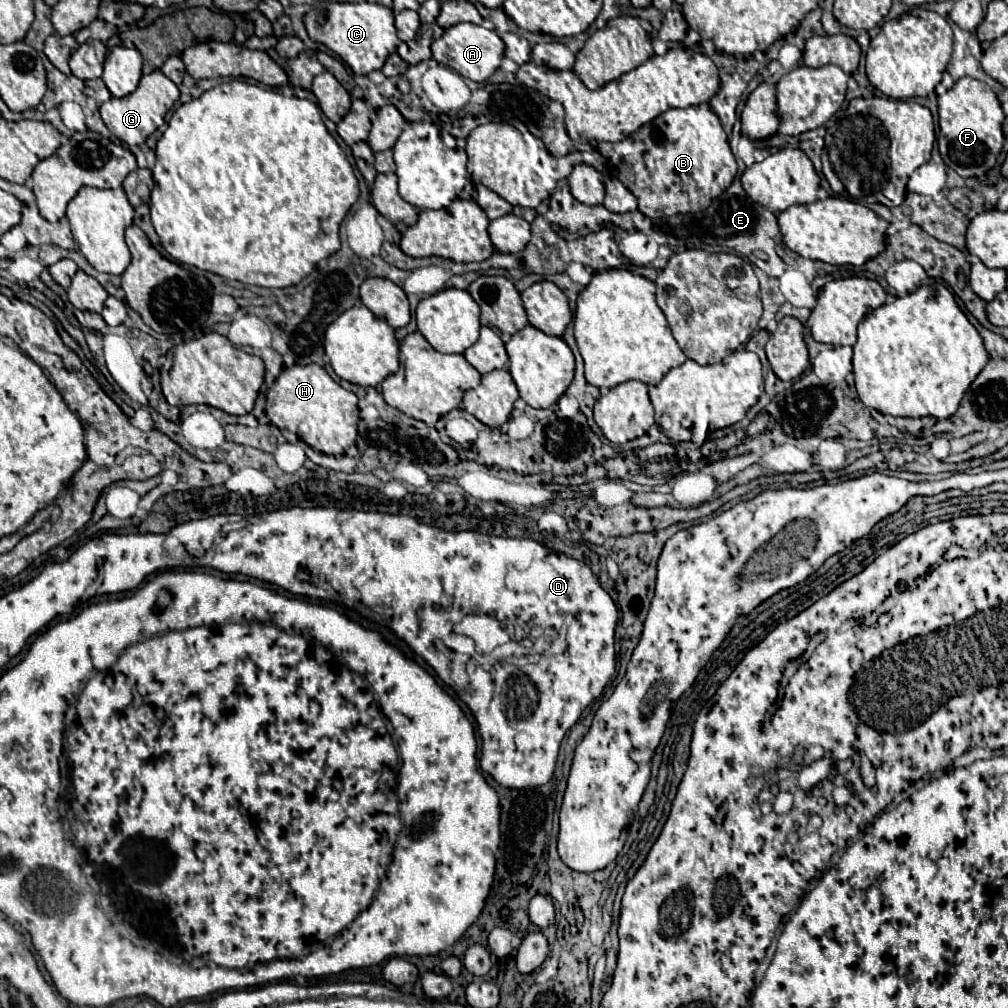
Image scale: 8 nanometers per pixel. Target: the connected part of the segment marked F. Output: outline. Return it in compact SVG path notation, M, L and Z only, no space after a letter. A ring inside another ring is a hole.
M962 77L954 83L952 89L948 89L944 95L938 97L938 149L942 155L942 161L954 169L960 177L982 177L994 163L1002 149L1002 121L1004 113L998 103L996 93L990 89L990 85L972 79Z

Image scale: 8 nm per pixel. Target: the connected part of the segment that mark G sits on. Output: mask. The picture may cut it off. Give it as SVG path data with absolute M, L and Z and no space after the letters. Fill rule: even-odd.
M152 71L148 75L142 75L140 85L134 93L122 97L122 99L108 99L106 103L100 105L100 115L102 121L106 123L106 127L124 143L128 145L142 145L146 141L146 137L150 133L154 133L158 129L158 125L162 125L164 115L168 113L168 109L178 101L180 91L178 87L162 73L162 71Z

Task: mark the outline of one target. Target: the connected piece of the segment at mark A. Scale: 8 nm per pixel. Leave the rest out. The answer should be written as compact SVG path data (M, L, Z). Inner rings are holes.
M458 23L448 27L444 35L432 43L432 57L438 63L454 69L462 77L468 77L472 81L486 81L500 67L500 61L504 57L504 43L496 35L496 31L484 29L474 23Z

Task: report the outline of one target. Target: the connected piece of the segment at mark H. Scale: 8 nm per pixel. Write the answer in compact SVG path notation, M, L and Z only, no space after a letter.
M320 365L286 367L274 385L266 391L266 415L278 429L296 433L306 445L326 455L340 455L356 441L358 399L352 391L340 387Z

